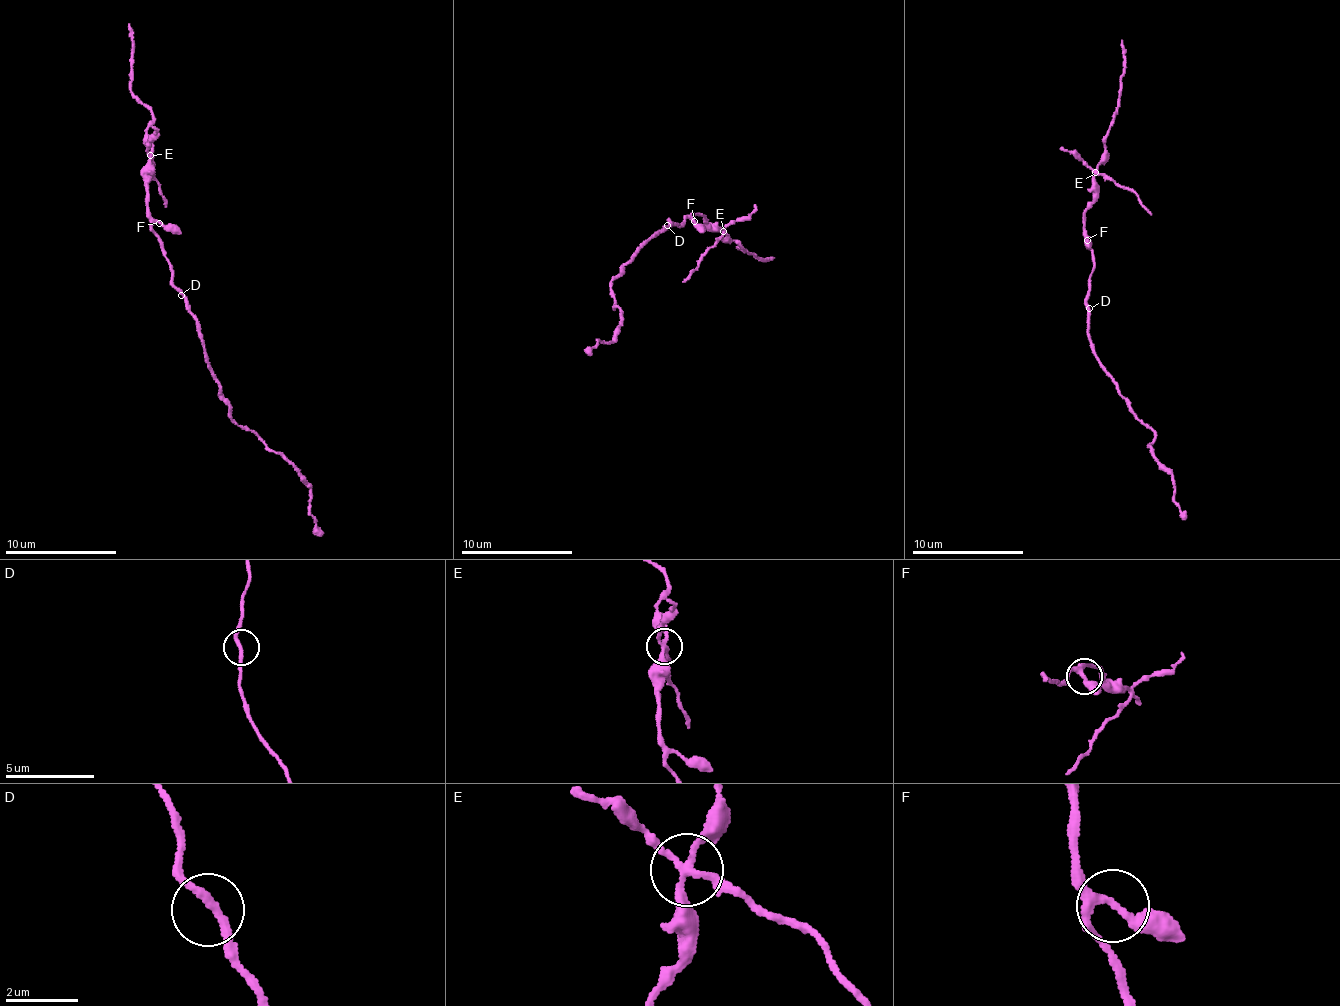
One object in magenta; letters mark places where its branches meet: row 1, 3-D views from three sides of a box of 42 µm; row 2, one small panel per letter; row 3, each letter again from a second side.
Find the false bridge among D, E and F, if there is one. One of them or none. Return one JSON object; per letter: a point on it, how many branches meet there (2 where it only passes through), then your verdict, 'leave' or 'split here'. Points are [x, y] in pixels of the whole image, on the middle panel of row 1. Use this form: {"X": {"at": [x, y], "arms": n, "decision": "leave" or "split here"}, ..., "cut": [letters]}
{"D": {"at": [667, 225], "arms": 2, "decision": "leave"}, "E": {"at": [723, 231], "arms": 4, "decision": "split here"}, "F": {"at": [694, 221], "arms": 3, "decision": "leave"}, "cut": ["E"]}

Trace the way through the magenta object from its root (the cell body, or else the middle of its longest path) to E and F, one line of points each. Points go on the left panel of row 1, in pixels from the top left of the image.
E: (183, 294), (173, 283), (170, 262), (166, 256), (164, 243), (153, 228), (153, 217), (147, 209), (151, 155)
F: (183, 294), (173, 283), (170, 262), (166, 256), (164, 243), (153, 228), (159, 223)

